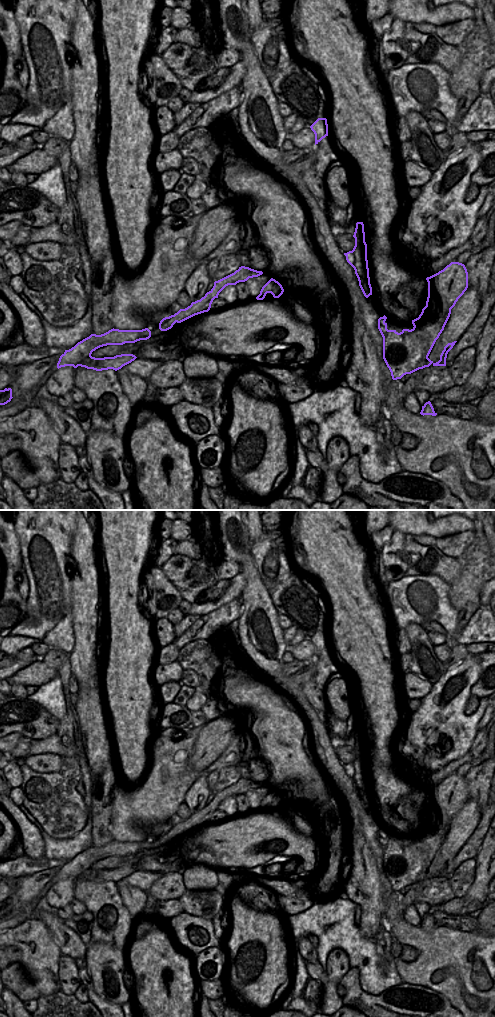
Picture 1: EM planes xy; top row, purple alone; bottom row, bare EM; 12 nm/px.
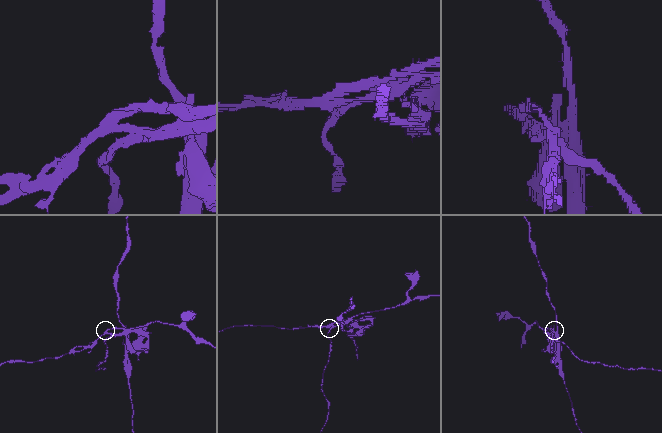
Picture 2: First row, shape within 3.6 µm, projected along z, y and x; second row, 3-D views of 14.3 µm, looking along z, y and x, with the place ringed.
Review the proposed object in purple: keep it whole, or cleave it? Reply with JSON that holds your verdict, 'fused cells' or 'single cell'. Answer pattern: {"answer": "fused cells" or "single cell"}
{"answer": "fused cells"}

